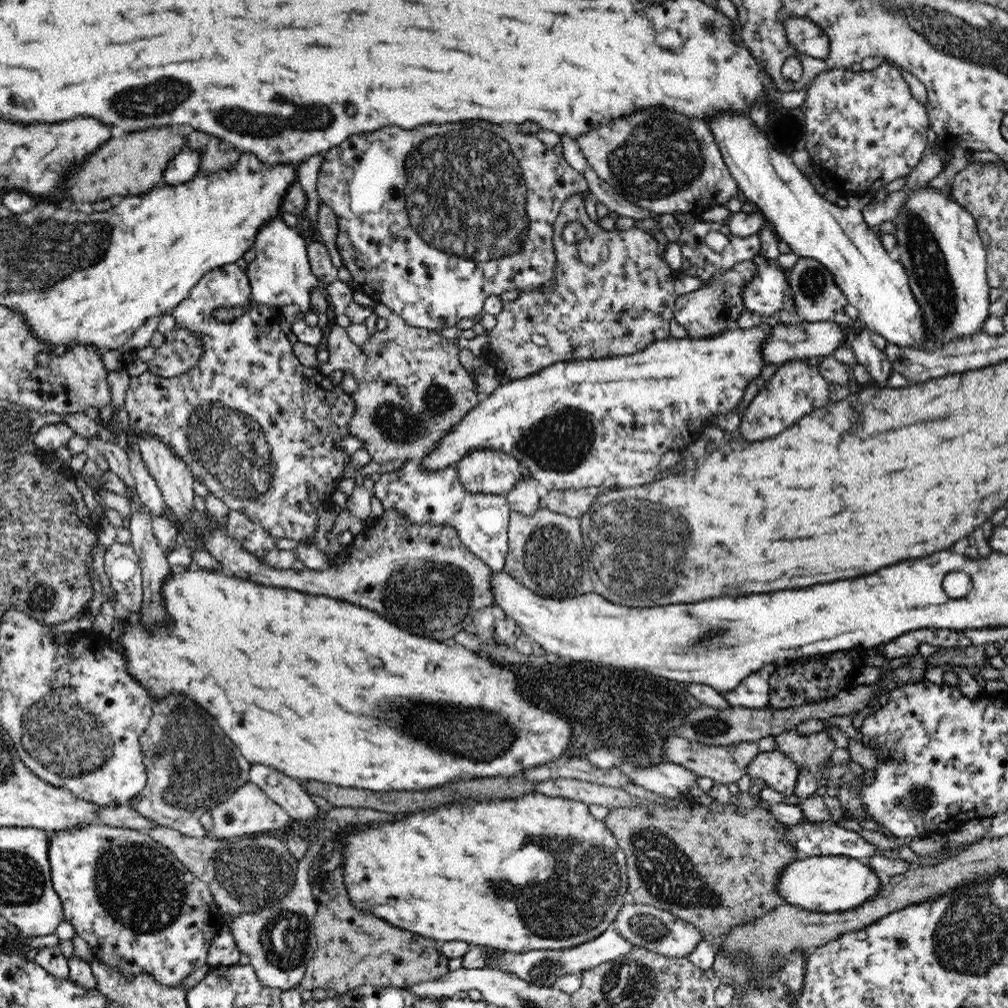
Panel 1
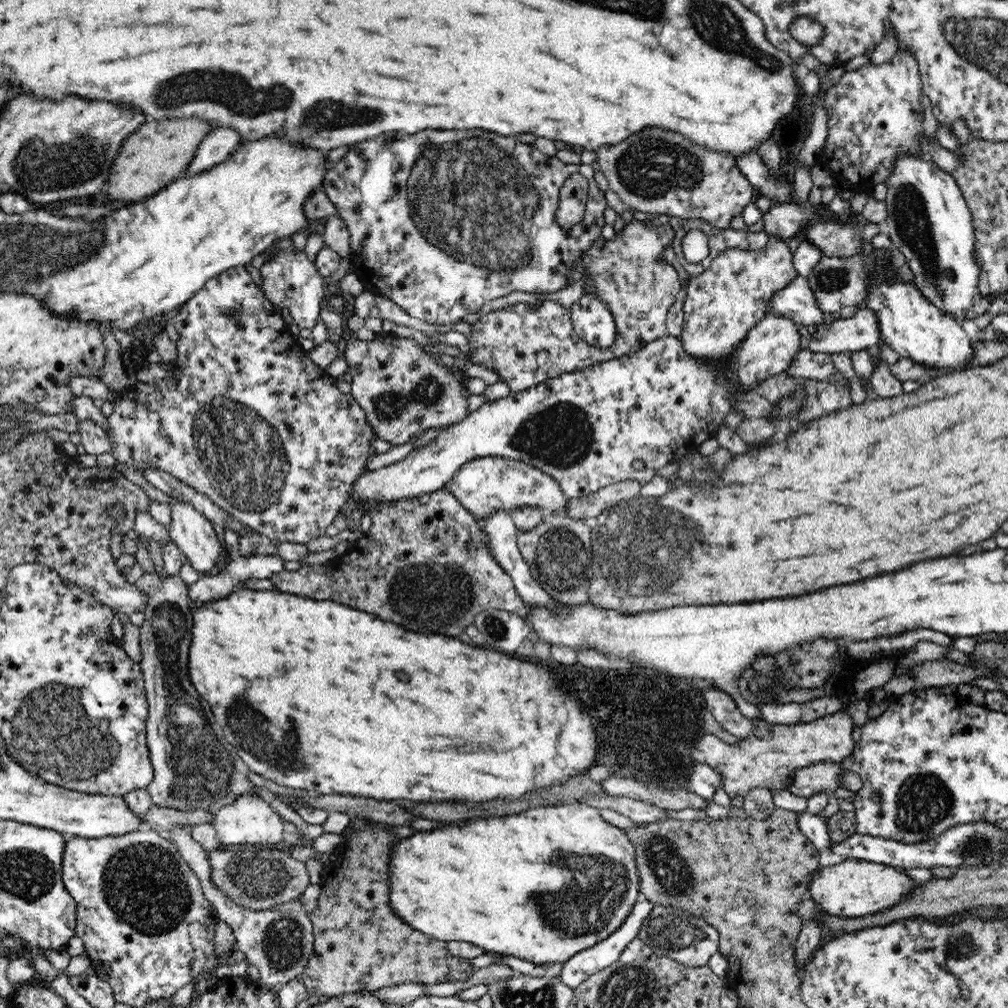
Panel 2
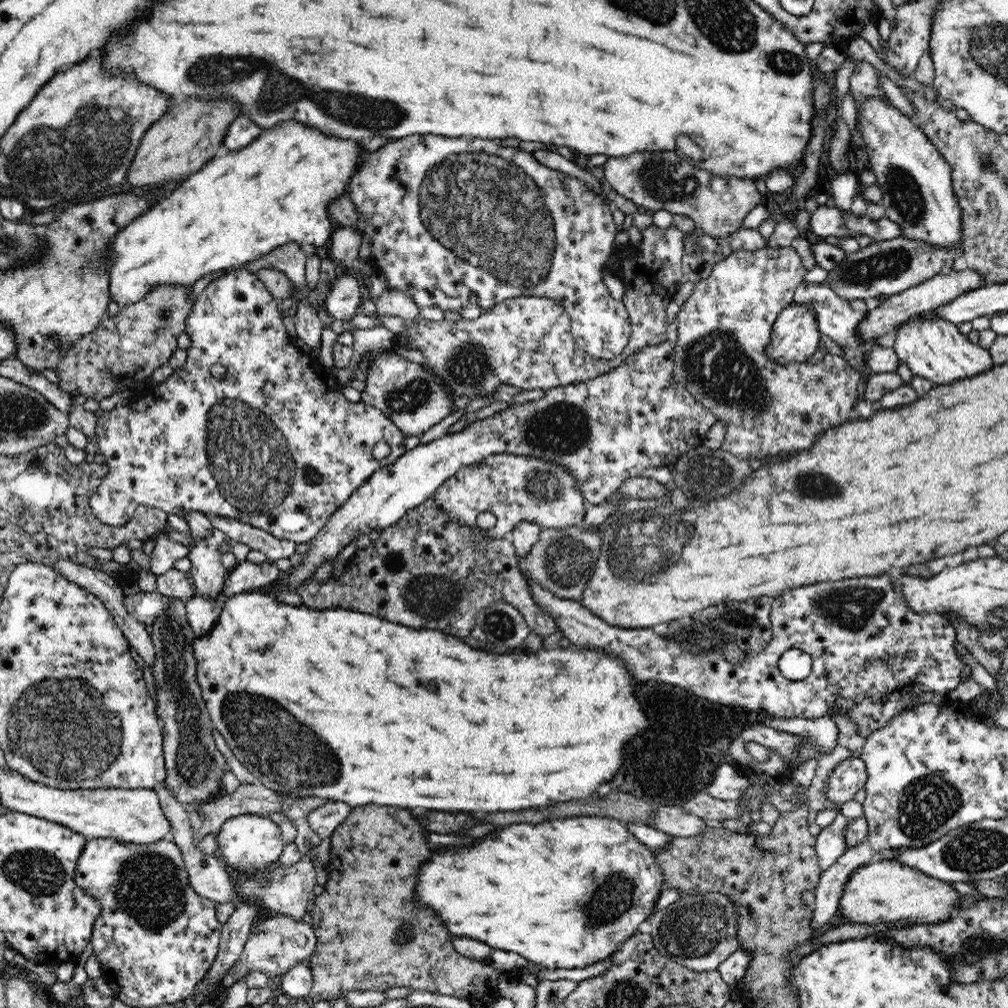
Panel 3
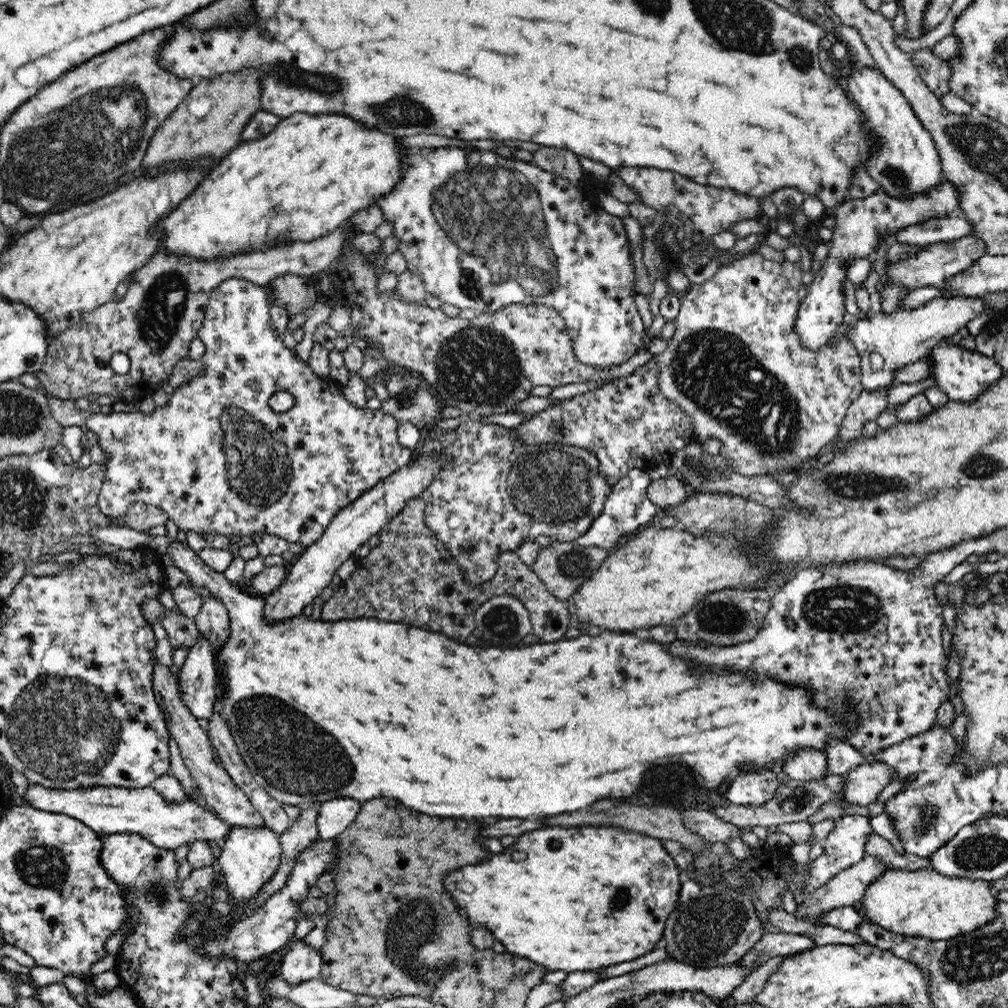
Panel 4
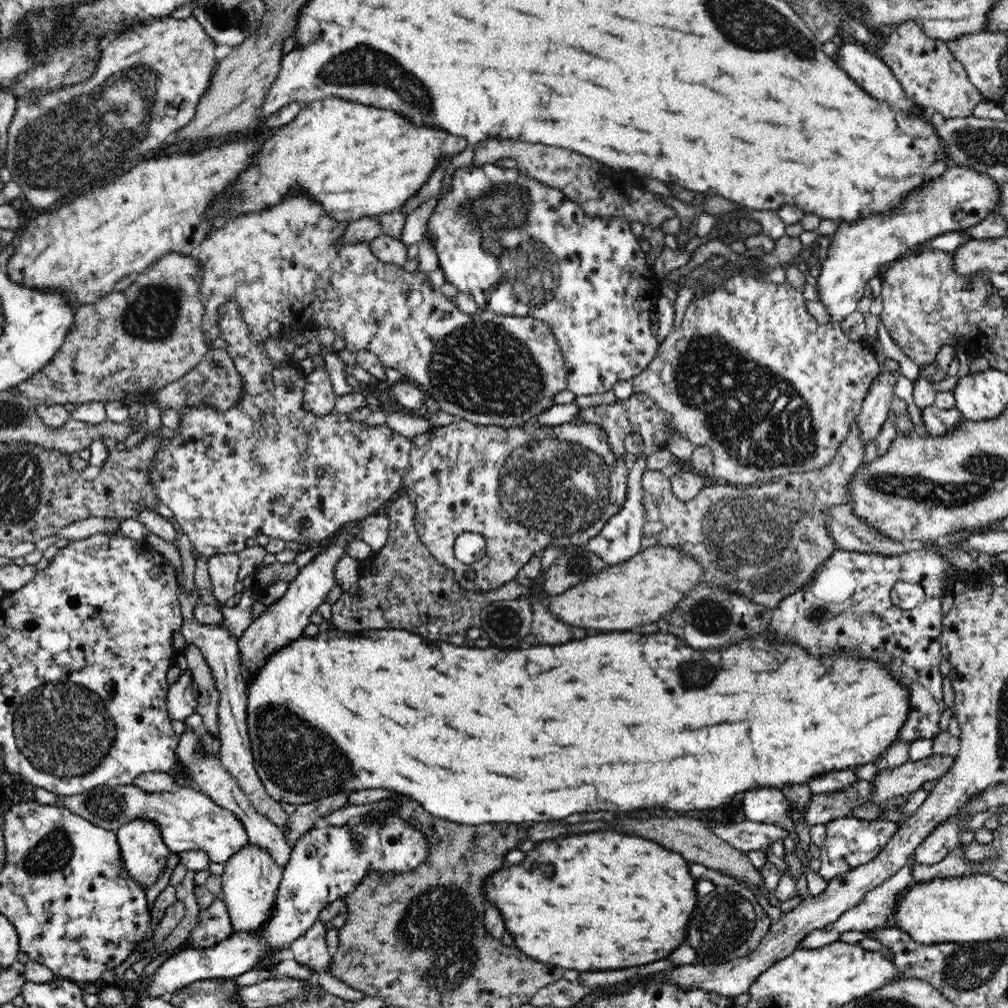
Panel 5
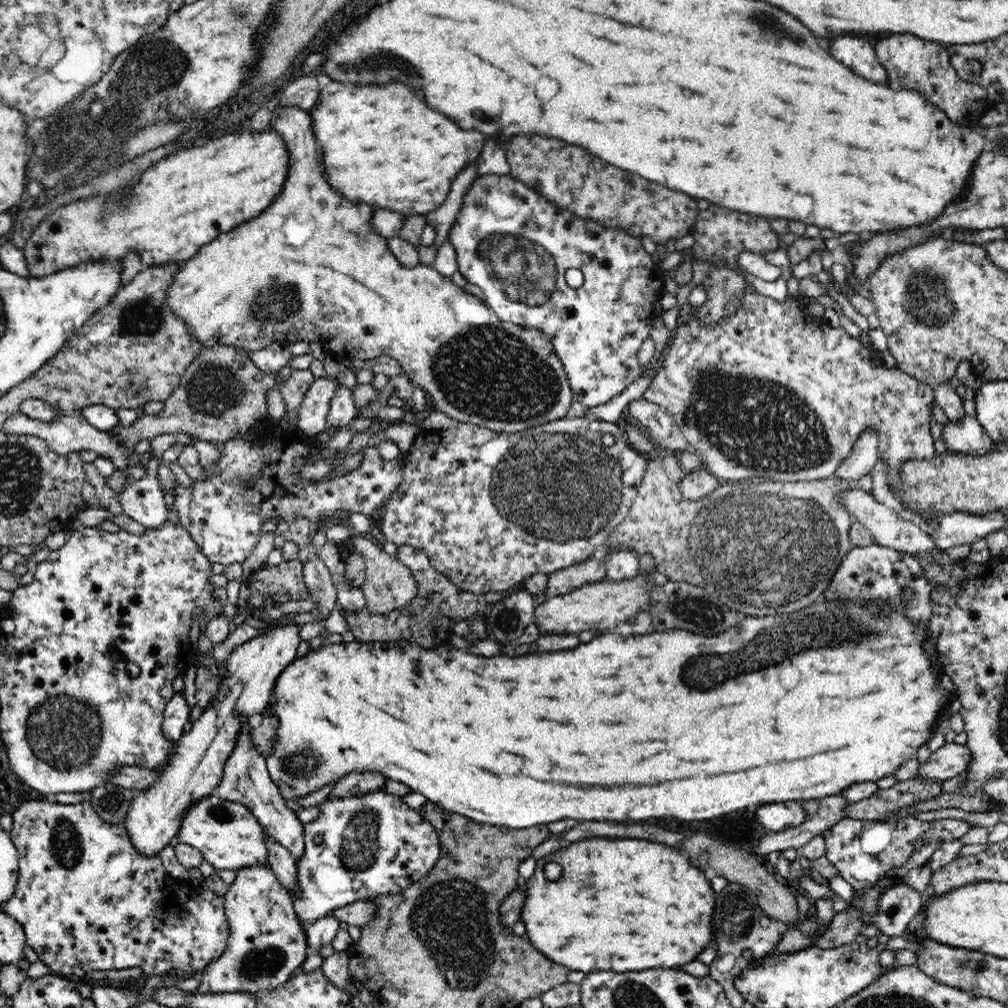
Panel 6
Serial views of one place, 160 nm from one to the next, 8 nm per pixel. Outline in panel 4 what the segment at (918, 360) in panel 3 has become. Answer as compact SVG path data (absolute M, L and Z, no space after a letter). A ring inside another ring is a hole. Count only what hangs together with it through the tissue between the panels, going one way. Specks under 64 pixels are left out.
M947 341L939 342L929 350L929 363L932 365L932 378L936 379L937 387L947 394L953 402L962 404L972 404L976 402L986 390L994 387L1003 379L1004 372L999 364L992 360L992 357L981 354L965 347L960 347L958 343L950 344Z

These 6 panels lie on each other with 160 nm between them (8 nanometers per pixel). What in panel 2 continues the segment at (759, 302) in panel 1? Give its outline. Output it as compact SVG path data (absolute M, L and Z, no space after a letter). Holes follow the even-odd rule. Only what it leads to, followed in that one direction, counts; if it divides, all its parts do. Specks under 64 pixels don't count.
M798 276L778 293L771 303L773 306L771 313L793 320L798 325L807 327L809 324L816 324L818 326L834 319L841 319L840 312L837 311L826 320L804 276Z

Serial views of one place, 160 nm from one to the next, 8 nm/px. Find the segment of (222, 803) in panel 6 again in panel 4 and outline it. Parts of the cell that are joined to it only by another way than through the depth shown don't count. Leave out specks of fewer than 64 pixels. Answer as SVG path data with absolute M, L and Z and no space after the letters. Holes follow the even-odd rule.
M30 783L26 790L26 802L34 808L48 812L64 813L82 820L101 836L112 833L140 833L151 841L152 845L166 851L175 851L182 845L204 842L216 850L221 848L228 836L231 825L222 817L215 817L206 811L198 796L186 797L180 801L168 801L151 786L147 788L94 787L72 791L48 789Z

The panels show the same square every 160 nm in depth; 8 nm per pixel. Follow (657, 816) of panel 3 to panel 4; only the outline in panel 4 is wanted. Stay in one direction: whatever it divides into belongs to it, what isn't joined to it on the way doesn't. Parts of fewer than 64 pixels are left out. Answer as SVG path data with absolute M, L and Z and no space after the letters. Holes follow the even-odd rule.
M699 809L681 811L681 819L683 826L710 843L728 844L730 838L741 838L740 829L744 828L744 826L724 822L713 811Z

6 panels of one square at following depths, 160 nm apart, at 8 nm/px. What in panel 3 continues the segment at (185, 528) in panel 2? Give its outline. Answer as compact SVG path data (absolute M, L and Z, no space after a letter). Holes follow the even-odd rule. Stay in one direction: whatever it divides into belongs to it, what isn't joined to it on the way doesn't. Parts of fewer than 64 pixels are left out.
M214 527L209 532L208 537L194 539L195 545L189 546L190 574L193 577L195 592L200 598L218 600L229 573L222 564L220 553L220 544L226 540L226 534Z

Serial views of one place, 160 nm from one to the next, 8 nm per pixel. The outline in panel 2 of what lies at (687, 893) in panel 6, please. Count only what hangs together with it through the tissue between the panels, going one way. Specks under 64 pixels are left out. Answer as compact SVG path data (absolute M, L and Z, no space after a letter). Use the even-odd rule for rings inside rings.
M555 803L552 806L539 806L538 808L530 808L530 810L524 810L520 814L516 814L516 818L476 818L476 820L468 820L468 822L458 822L458 824L448 824L448 826L440 826L432 832L416 832L412 836L408 836L404 839L404 844L400 844L400 852L396 852L396 884L392 884L392 904L396 904L396 913L404 921L407 921L412 928L420 928L424 934L430 937L434 937L436 940L450 942L450 941L468 941L476 946L480 946L488 953L497 953L504 955L512 955L521 958L525 961L530 961L536 965L552 964L552 963L563 963L566 962L571 956L578 954L581 950L586 950L594 946L597 942L608 938L610 934L616 932L624 919L628 916L630 909L634 906L638 895L640 894L640 876L638 871L639 862L636 861L636 848L631 843L628 836L624 834L622 829L617 826L610 824L608 821L603 819L599 809L591 807L586 803Z

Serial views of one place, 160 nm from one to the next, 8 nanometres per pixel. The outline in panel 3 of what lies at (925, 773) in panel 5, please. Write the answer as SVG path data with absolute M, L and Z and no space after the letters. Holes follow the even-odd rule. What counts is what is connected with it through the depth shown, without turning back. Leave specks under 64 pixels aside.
M859 757L846 758L830 772L826 798L839 805L850 802L859 790L864 789L866 780L868 780L868 773L864 761Z

